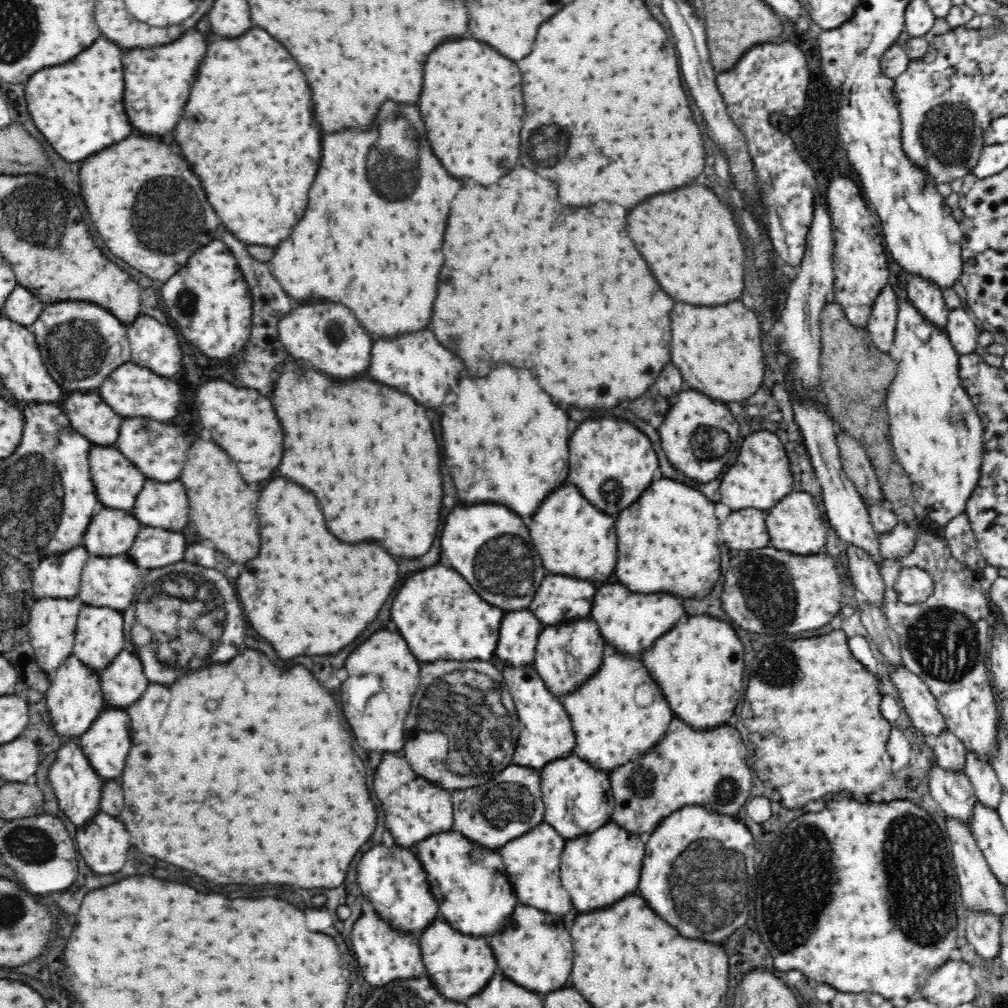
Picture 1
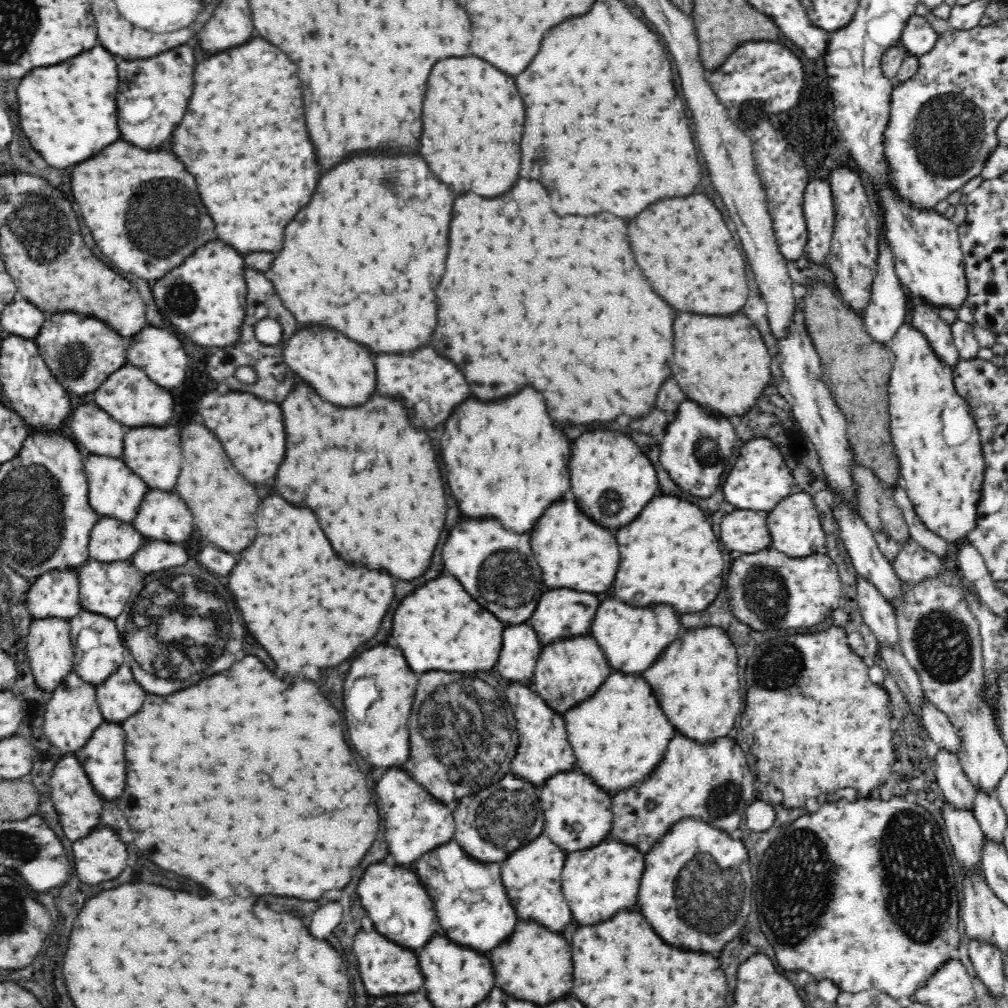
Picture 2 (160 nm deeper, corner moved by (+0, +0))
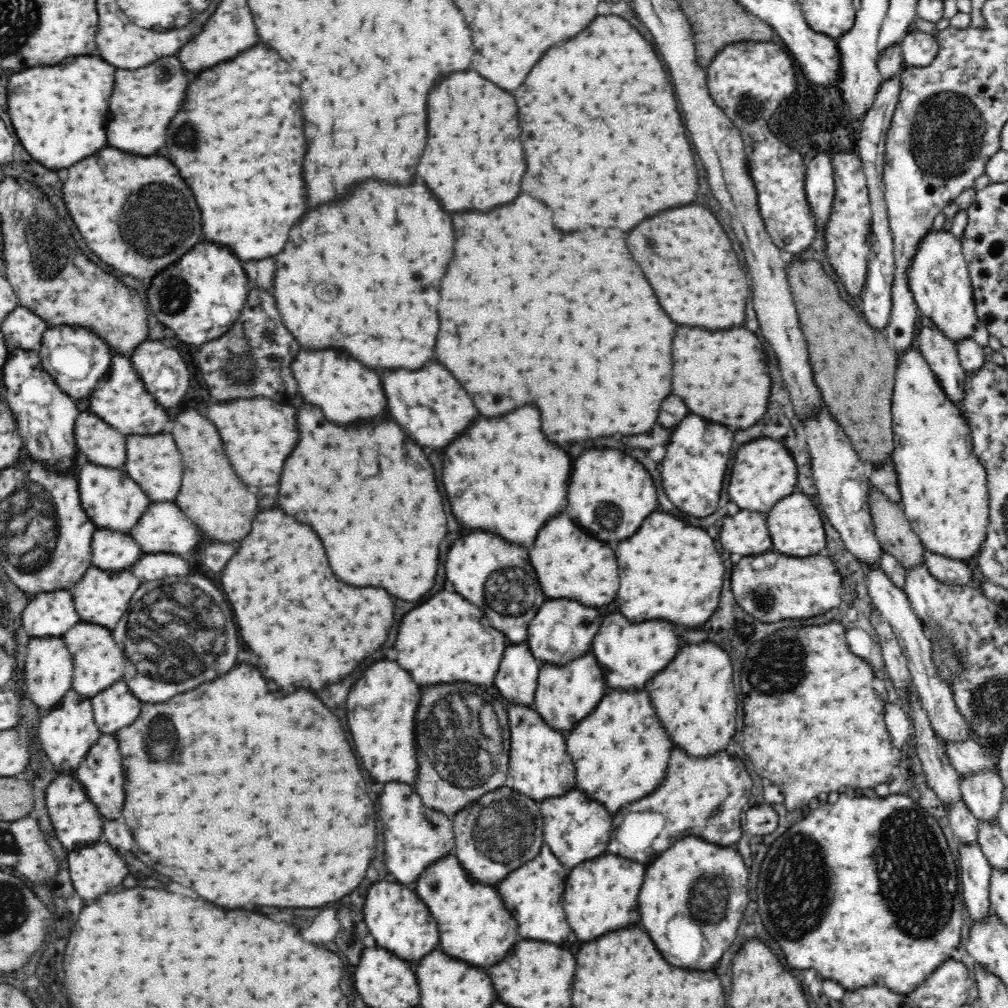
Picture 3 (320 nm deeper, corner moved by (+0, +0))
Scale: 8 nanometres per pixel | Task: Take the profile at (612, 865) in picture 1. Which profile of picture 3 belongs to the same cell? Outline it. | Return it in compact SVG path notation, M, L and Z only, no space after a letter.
M606 854L582 861L573 868L565 882L563 903L566 918L576 938L592 942L602 934L616 932L628 926L636 926L640 920L639 894L646 869L620 855Z

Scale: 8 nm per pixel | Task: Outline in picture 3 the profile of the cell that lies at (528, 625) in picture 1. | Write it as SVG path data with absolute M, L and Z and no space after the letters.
M527 642L517 645L510 643L503 654L494 684L511 704L530 707L535 699L542 666L532 655Z

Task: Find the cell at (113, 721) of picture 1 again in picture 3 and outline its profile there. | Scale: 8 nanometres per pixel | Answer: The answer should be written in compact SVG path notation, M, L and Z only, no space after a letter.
M104 734L97 738L96 744L85 754L82 762L77 766L73 773L74 779L80 782L84 793L88 799L96 805L100 815L106 820L110 818L120 818L122 806L124 806L124 768L122 768L122 757L118 751L118 741L114 734Z

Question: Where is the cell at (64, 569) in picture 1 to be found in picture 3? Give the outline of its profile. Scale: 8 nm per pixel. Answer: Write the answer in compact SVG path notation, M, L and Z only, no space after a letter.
M69 590L37 594L22 613L23 630L32 639L62 638L80 622Z

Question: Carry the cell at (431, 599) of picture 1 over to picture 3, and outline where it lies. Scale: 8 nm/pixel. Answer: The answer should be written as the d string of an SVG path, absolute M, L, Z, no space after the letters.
M438 592L422 606L408 612L396 638L398 664L404 666L420 686L470 682L488 688L506 650L507 640L494 630L480 608L472 606L456 592Z

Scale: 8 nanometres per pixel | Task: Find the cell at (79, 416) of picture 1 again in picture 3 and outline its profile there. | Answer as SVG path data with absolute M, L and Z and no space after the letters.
M80 412L75 422L75 442L80 452L98 466L120 468L126 462L126 438L92 412Z

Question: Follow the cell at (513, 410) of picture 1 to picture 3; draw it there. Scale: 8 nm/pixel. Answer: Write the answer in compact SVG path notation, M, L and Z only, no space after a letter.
M524 406L500 418L480 416L444 450L444 456L444 492L464 528L488 530L516 546L532 548L544 522L566 510L570 456L550 446L540 430L536 406Z

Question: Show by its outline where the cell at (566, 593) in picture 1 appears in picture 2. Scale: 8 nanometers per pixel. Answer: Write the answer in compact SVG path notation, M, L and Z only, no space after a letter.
M566 588L548 590L546 594L542 594L536 612L532 613L527 625L534 629L536 637L538 637L539 646L542 646L542 648L558 641L588 635L595 619L594 614L596 614L598 604L600 604L598 598L592 596L592 594L566 590Z

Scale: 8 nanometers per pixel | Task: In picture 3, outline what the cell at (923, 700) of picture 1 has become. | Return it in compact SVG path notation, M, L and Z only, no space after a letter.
M973 739L945 746L945 753L958 776L969 777L980 773L998 773L999 755L988 752L982 743Z

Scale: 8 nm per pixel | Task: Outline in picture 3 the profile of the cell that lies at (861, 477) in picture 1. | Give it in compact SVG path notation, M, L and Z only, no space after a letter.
M871 486L869 509L875 535L883 551L894 555L906 572L924 565L926 548L918 535L912 531L901 505L894 503L882 491L876 491L874 486Z

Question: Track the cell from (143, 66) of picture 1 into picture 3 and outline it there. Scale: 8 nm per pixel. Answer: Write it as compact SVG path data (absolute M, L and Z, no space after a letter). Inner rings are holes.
M164 58L158 60L152 66L146 66L136 70L116 70L116 86L110 96L110 122L108 122L108 144L130 152L130 154L140 154L140 156L152 156L156 154L164 142L166 142L166 130L174 114L180 110L184 98L186 98L186 88L188 80L182 74L178 58ZM172 62L180 72L176 72L166 84L160 84L158 78L162 76L160 64Z

